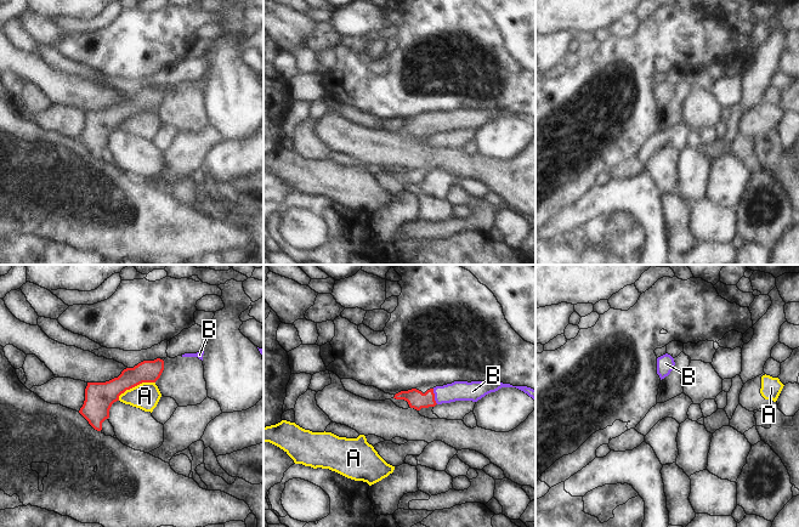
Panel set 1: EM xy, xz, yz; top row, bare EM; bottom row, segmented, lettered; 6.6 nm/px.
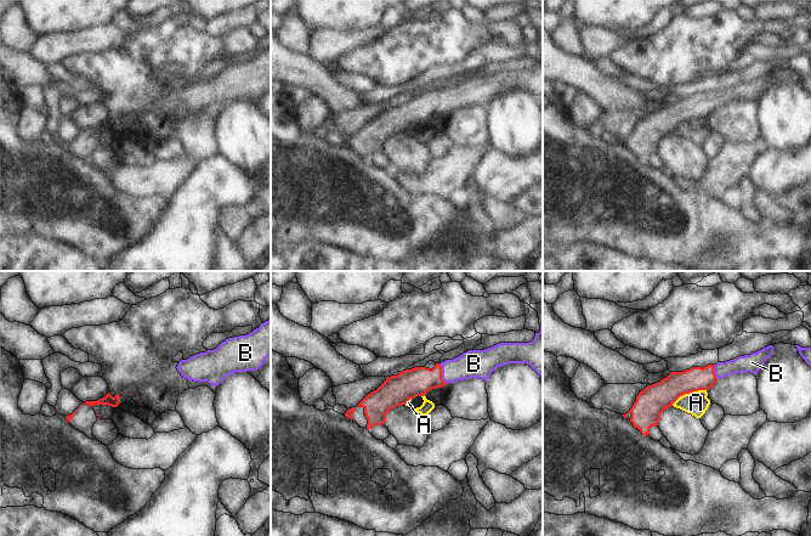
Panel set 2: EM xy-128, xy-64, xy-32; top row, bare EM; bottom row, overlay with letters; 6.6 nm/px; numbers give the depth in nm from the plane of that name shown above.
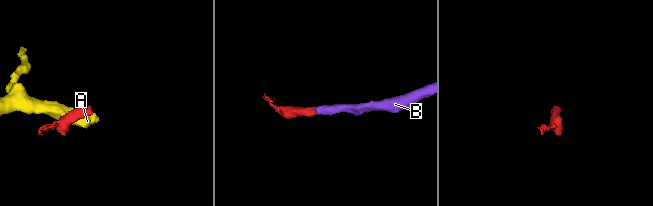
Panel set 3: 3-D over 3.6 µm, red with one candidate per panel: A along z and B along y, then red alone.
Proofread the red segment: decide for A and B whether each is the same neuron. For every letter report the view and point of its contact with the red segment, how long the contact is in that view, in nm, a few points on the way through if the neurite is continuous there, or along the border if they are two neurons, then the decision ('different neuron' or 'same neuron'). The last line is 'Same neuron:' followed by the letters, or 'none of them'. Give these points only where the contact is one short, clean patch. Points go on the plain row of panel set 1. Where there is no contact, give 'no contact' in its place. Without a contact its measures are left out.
A: meets red in xy at (135, 113); contact 280 nm long; border along xy (154, 109), (142, 109), (126, 117), (118, 128); different neuron
B: meets red in xz at (434, 124); contact 110 nm long; runs through xz (415, 126), (434, 124), (458, 118); same neuron
Same neuron: B

